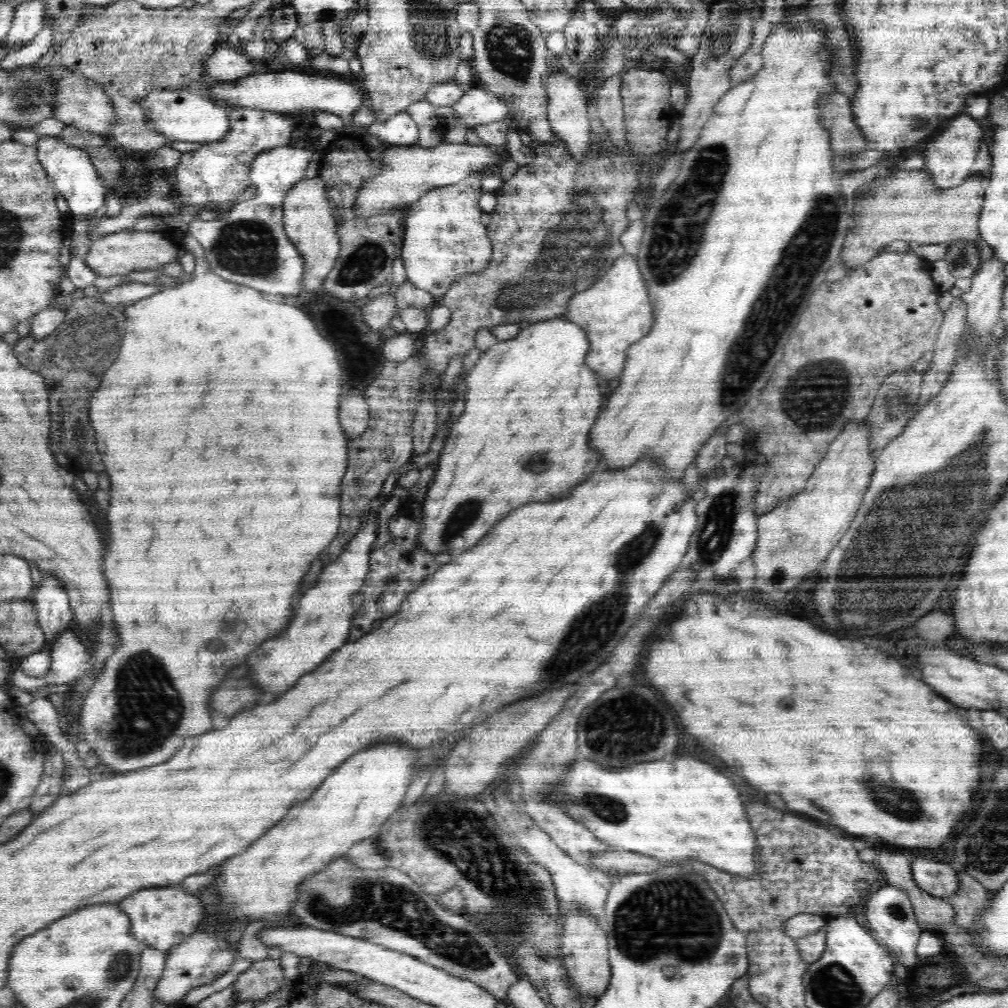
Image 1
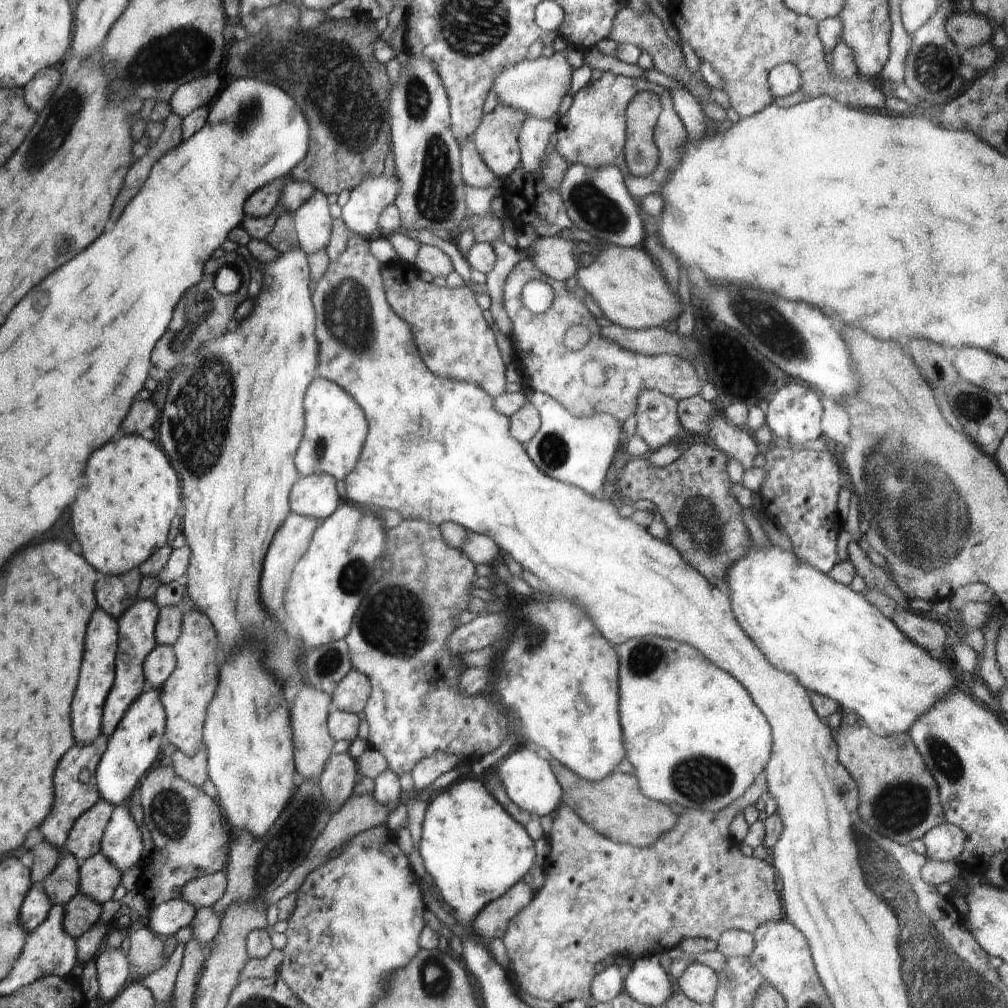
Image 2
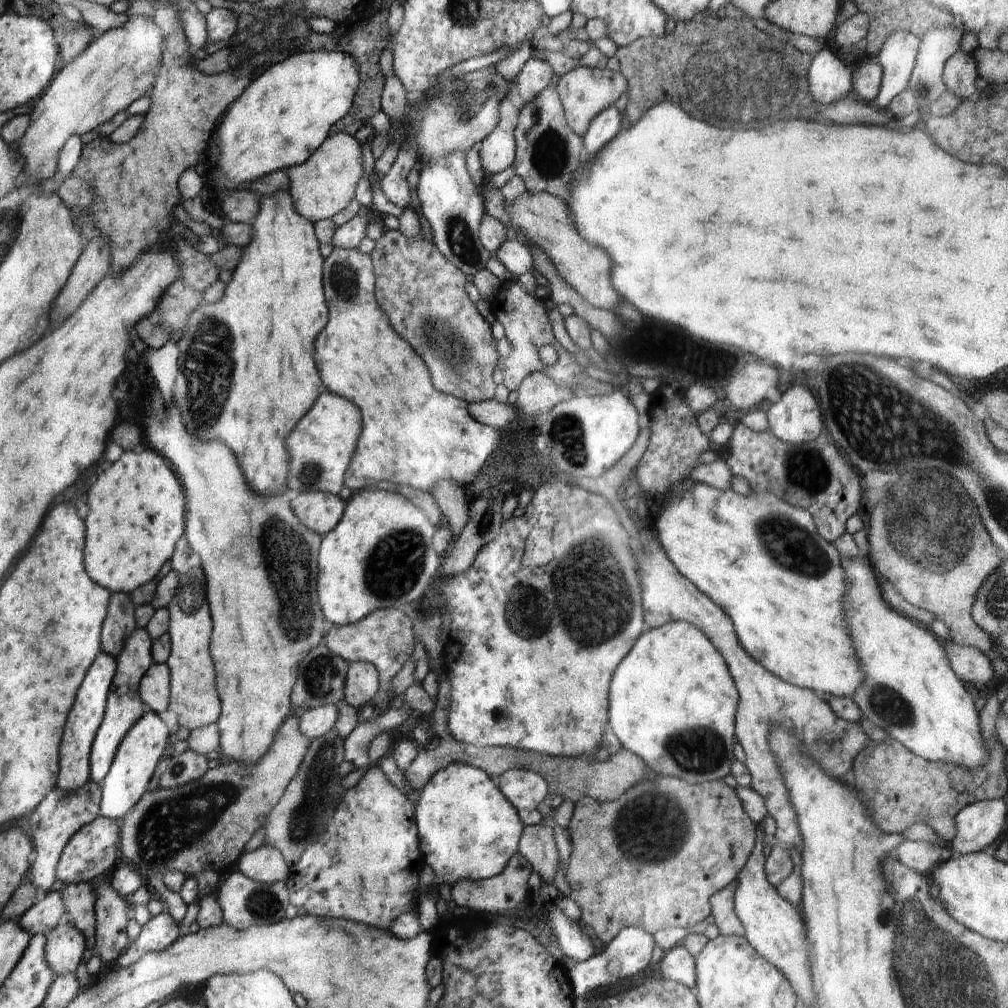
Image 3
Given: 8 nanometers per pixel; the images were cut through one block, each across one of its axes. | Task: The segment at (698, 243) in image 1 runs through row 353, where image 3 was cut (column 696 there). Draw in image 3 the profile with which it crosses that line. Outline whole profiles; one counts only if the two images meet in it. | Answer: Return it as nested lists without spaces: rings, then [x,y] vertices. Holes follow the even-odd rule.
[[[672,621],[652,628],[638,638],[630,654],[614,670],[610,684],[608,720],[621,746],[642,758],[660,776],[676,776],[688,784],[723,779],[731,774],[736,710],[739,694],[724,657],[704,633],[686,621]]]

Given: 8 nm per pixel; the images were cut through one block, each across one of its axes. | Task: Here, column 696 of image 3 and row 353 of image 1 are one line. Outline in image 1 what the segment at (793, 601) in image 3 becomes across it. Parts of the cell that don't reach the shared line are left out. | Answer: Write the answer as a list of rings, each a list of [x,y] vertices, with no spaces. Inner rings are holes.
[[[557,317],[530,323],[514,338],[499,341],[480,353],[465,378],[464,411],[445,440],[436,478],[422,506],[424,518],[419,524],[422,530],[418,539],[427,552],[470,550],[514,508],[564,498],[574,484],[596,472],[600,456],[590,448],[588,436],[602,412],[598,406],[604,404],[604,396],[596,374],[584,364],[588,350],[586,331],[574,322]]]

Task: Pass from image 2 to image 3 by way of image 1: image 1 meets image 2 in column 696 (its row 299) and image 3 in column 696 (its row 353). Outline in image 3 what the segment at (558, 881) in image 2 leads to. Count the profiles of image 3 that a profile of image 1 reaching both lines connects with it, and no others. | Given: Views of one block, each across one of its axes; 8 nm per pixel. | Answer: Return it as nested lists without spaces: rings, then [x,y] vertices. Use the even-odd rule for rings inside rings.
[[[656,774],[654,780],[650,780],[650,778],[646,776],[642,781],[638,782],[638,784],[631,786],[620,798],[616,798],[616,800],[598,802],[598,800],[594,800],[594,798],[584,797],[577,800],[574,804],[573,815],[570,824],[568,824],[572,851],[568,862],[568,868],[566,868],[566,882],[568,882],[570,892],[572,892],[570,898],[574,900],[580,907],[580,910],[582,910],[580,922],[587,922],[594,926],[596,936],[606,945],[620,930],[626,927],[640,927],[652,935],[658,932],[658,930],[668,927],[680,927],[684,928],[684,930],[692,930],[696,924],[700,924],[702,920],[711,915],[710,898],[719,890],[726,888],[732,880],[737,878],[758,839],[756,824],[750,820],[750,817],[745,811],[742,811],[742,801],[738,798],[735,788],[727,785],[724,779],[700,784],[688,784],[688,782],[684,782],[682,778],[672,778],[672,776],[666,778],[666,776],[658,776],[658,774]]]

